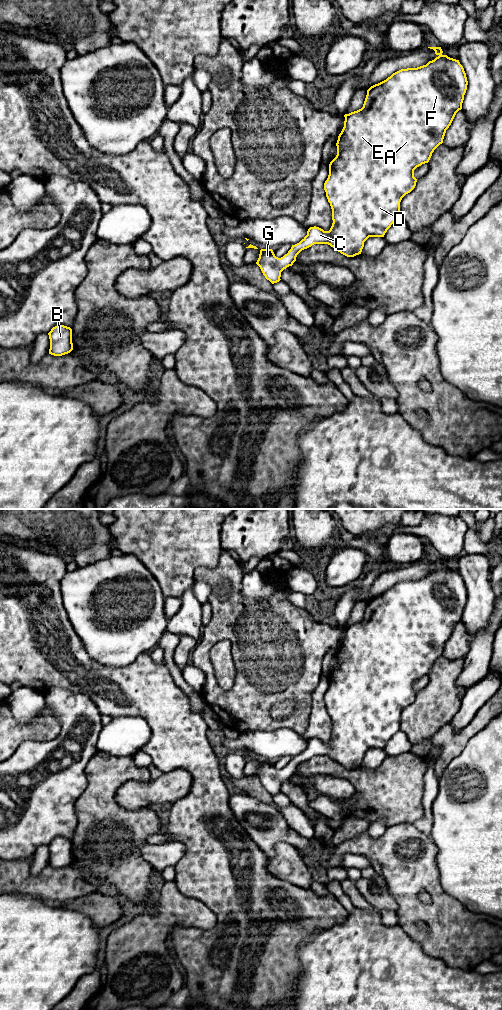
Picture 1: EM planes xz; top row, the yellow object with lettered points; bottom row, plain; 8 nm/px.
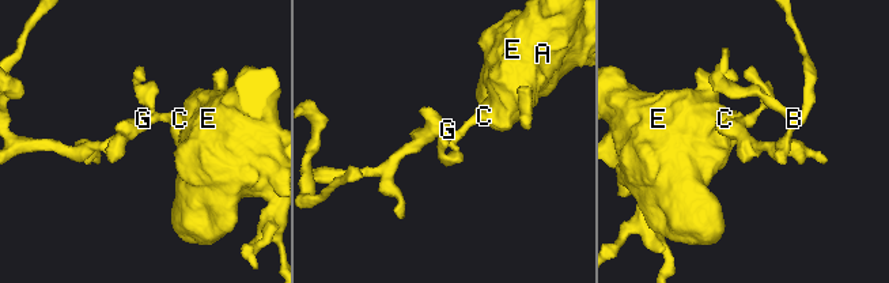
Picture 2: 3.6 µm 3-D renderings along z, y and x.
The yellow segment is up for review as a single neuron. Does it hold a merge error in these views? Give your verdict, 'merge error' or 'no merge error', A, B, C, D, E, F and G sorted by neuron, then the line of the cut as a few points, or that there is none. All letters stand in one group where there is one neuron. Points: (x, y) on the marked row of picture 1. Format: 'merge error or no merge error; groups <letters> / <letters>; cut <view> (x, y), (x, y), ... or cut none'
no merge error; groups A B C D E F G; cut none

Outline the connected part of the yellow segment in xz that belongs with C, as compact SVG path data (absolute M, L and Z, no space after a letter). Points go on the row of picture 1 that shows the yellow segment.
M441 47L428 48L433 49L435 51L437 57L434 60L429 61L426 65L417 68L401 69L393 73L386 80L371 86L367 90L367 95L363 107L357 111L344 115L344 127L341 133L339 134L336 143L337 155L329 164L329 175L324 183L326 197L332 209L332 226L329 231L324 231L323 229L316 226L310 227L307 231L307 235L299 243L292 245L288 253L281 258L276 257L272 249L261 249L256 264L260 267L265 278L269 280L272 284L277 283L281 280L281 272L287 267L293 265L293 263L296 261L297 255L302 250L307 249L314 244L328 244L341 254L347 257L354 257L356 255L361 254L362 249L364 247L364 242L369 237L384 237L385 233L391 227L391 225L400 218L400 202L402 198L406 194L410 193L416 186L417 179L414 177L414 170L422 164L428 163L434 150L440 144L443 143L446 130L451 125L456 113L462 109L462 103L468 85L466 73L459 60L450 58L447 55L443 55Z

